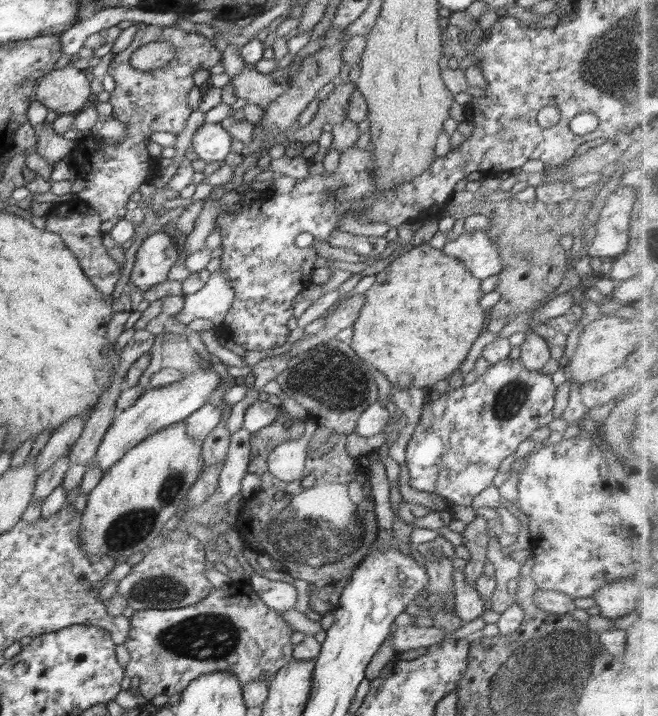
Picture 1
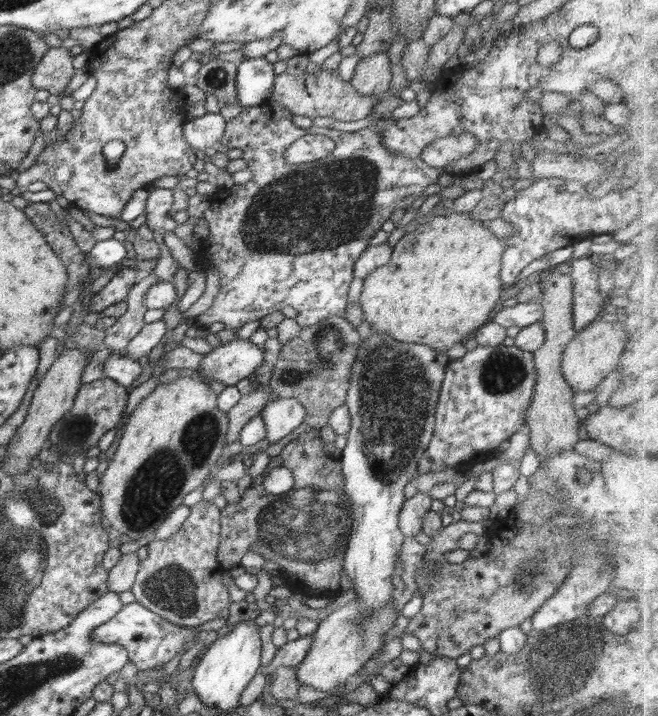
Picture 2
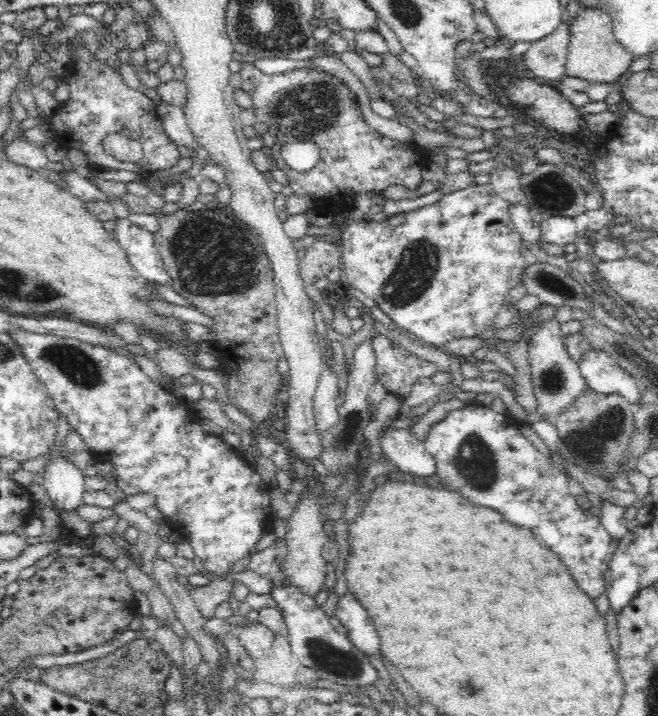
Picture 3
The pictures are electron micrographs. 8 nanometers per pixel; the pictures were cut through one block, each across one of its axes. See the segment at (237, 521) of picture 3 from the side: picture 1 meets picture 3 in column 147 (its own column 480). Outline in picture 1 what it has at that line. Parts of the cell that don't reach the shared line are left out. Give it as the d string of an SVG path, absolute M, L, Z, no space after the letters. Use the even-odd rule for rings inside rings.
M508 356L491 364L472 384L446 391L436 400L427 399L405 450L403 472L409 477L410 486L422 492L434 493L458 506L472 506L474 498L492 485L502 460L514 454L518 445L529 439L532 432L548 426L554 419L552 407L556 389L551 375L528 370L519 358L511 359Z

